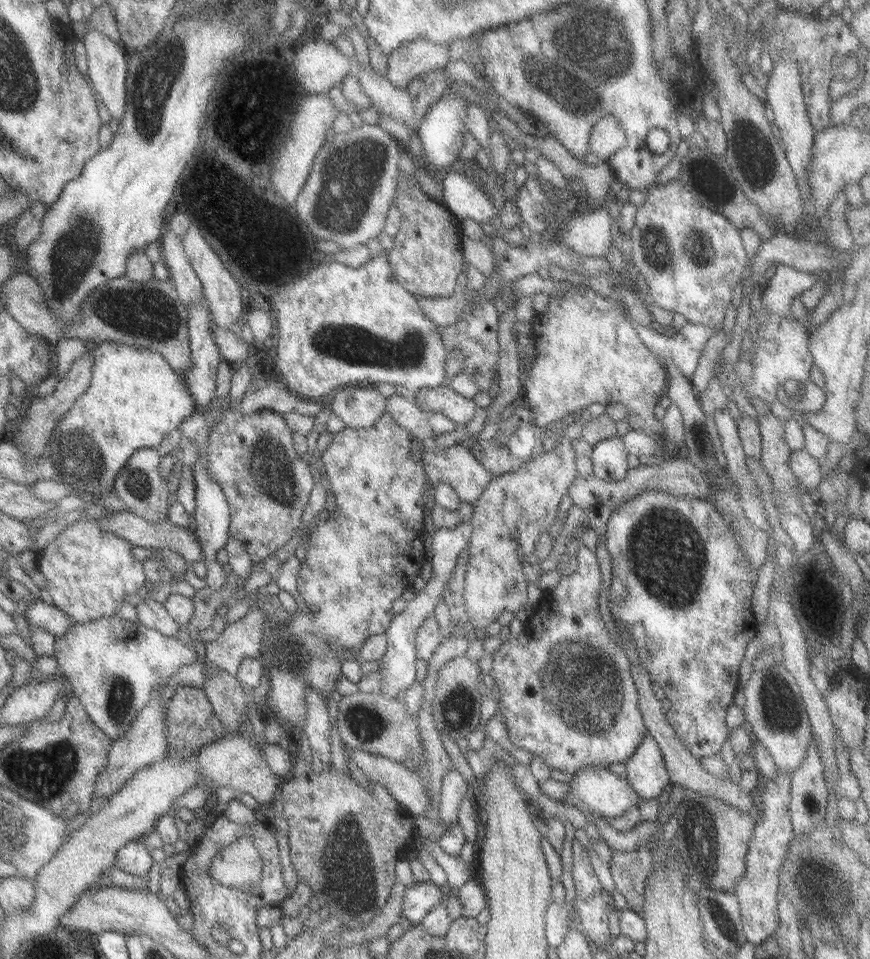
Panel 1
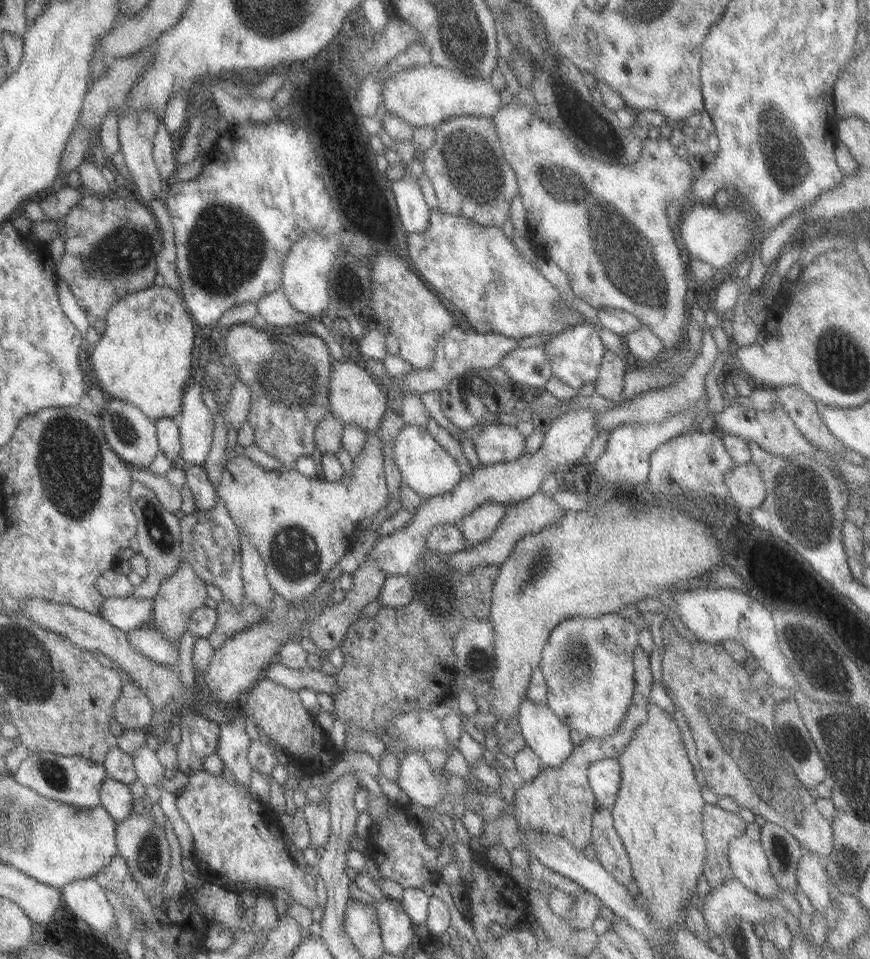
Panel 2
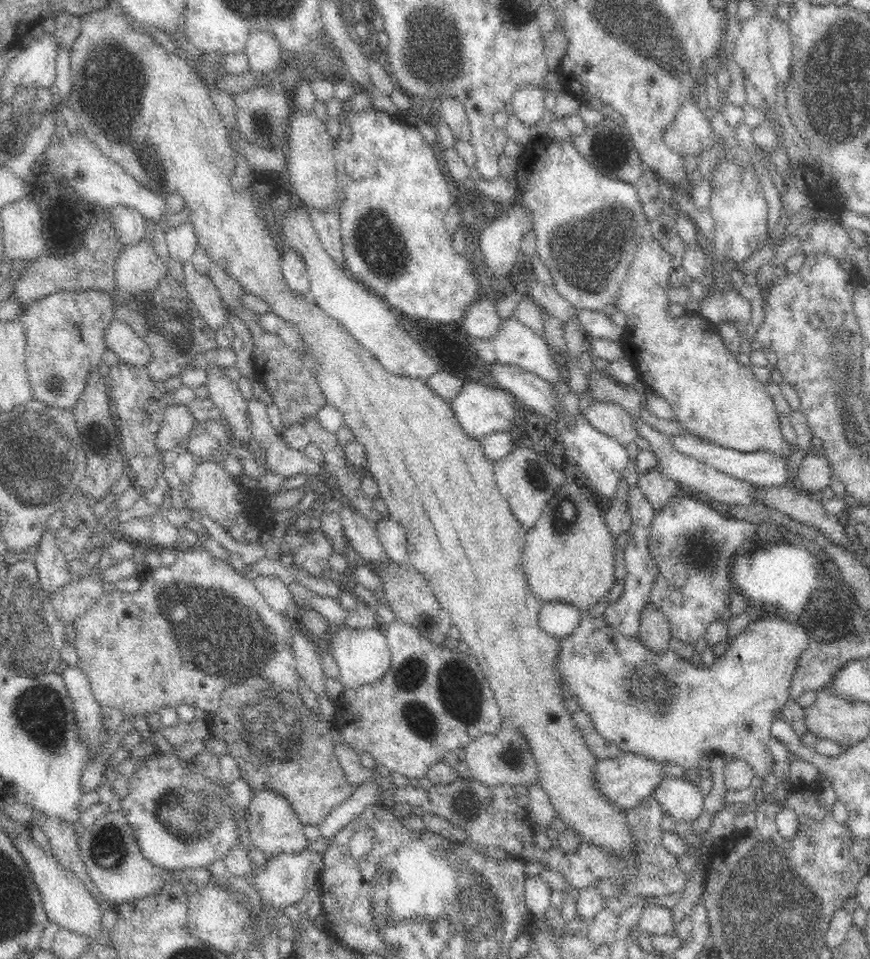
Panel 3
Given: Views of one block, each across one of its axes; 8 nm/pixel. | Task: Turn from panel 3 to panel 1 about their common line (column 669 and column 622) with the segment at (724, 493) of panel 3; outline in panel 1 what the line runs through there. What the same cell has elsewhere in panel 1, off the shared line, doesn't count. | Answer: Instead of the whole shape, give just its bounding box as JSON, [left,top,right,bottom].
[591,434,629,482]

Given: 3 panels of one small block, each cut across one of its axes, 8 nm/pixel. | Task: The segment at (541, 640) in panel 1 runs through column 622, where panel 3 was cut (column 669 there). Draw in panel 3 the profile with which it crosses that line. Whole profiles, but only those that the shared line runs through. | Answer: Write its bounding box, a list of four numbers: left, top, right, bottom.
[556,614,811,778]

